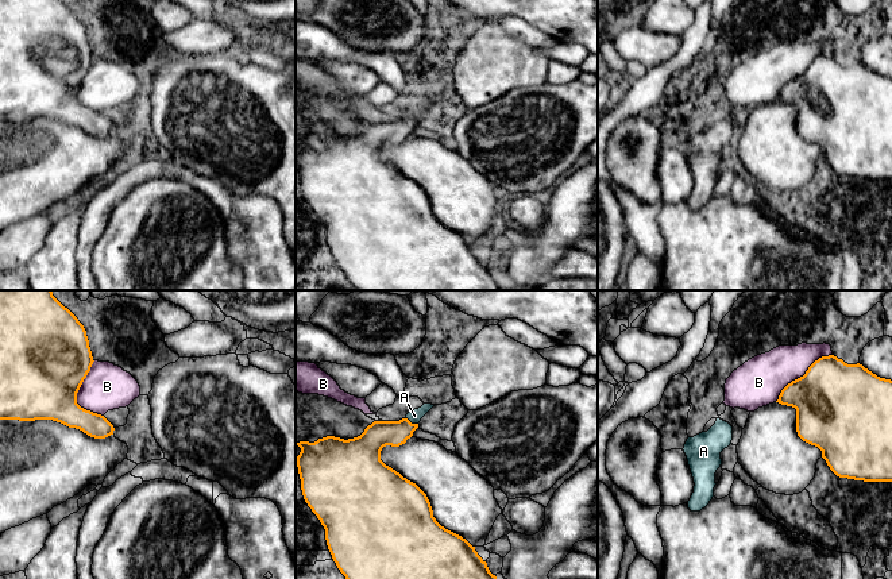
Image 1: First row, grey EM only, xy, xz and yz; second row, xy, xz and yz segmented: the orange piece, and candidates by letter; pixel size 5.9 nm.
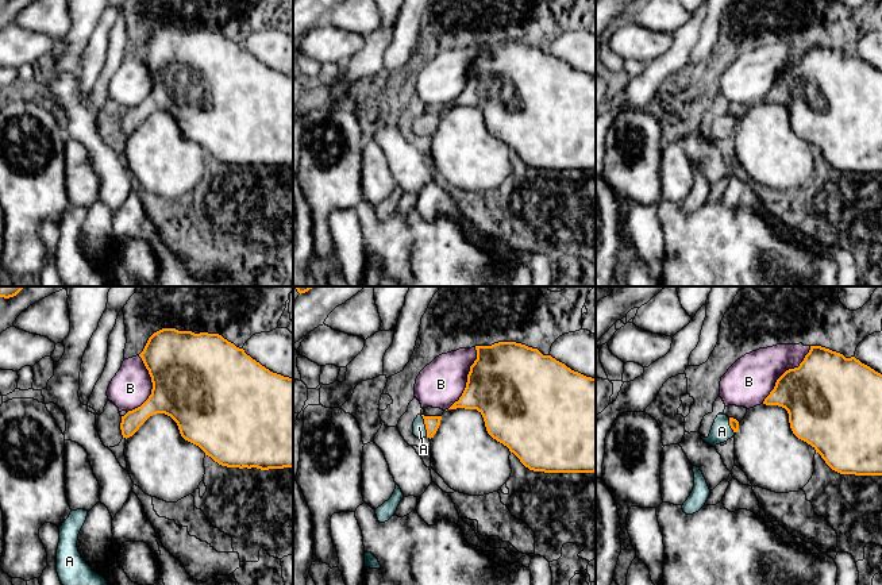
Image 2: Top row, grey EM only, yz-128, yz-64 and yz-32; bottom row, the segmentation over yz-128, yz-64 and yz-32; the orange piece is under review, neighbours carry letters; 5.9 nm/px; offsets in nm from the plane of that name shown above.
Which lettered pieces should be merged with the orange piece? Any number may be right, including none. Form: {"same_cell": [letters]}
{"same_cell": ["A"]}

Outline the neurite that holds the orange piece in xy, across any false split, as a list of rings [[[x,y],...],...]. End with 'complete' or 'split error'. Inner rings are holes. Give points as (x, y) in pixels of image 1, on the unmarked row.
[[[0,0],[0,117],[53,117],[69,126],[80,127],[94,136],[105,136],[113,132],[115,126],[104,113],[86,108],[77,101],[77,90],[90,69],[93,59],[94,58],[84,23],[61,0]]]; complete

